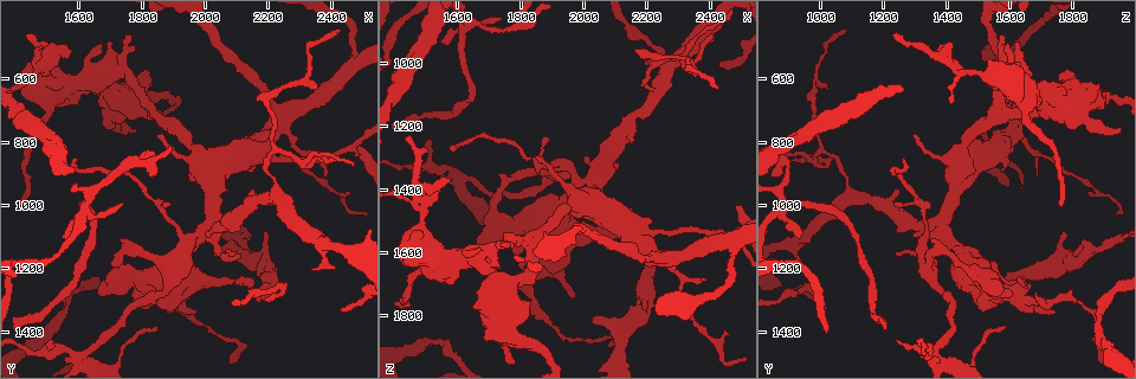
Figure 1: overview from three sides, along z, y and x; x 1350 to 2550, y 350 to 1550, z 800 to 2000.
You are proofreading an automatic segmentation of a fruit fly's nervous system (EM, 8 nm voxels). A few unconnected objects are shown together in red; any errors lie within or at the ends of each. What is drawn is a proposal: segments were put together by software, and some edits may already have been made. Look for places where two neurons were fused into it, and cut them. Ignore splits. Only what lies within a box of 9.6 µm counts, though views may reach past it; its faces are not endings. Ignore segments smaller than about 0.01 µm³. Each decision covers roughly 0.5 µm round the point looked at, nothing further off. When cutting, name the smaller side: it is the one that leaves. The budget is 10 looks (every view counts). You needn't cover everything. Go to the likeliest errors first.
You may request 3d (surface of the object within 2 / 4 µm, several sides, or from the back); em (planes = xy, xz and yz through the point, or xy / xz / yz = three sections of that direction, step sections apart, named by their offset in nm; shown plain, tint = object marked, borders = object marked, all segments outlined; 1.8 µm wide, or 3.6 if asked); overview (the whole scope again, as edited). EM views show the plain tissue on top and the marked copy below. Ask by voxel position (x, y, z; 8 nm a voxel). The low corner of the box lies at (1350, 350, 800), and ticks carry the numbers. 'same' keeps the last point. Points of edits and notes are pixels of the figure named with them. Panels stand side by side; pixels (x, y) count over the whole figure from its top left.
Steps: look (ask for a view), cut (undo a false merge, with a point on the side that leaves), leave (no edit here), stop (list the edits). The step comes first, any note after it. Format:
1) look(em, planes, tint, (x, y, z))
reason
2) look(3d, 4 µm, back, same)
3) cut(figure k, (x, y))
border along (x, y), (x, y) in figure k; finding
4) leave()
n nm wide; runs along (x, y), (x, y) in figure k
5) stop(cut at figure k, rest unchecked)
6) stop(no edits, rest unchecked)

look(em, planes, tint, (1620, 1000, 890))
four arms meet

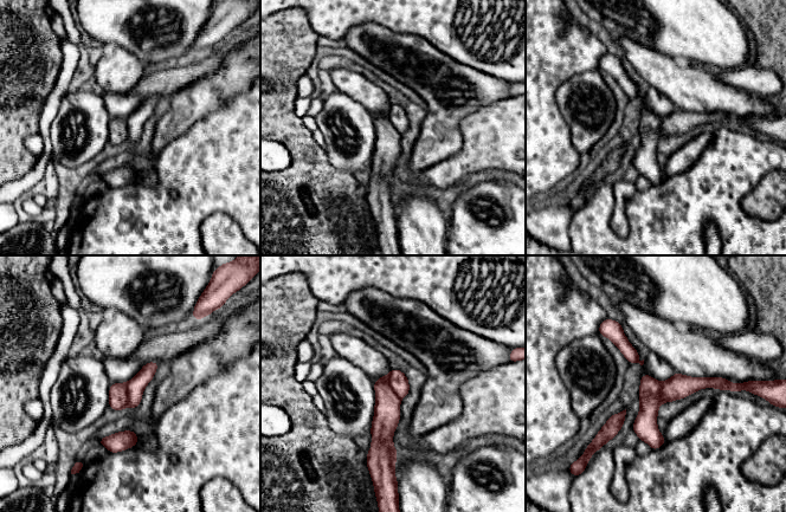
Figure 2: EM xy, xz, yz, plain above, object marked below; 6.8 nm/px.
cut(figure 2, (386, 417))
160 nm wide; border along (388, 374), (388, 384), (401, 397) in figure 2; two neurons meet here

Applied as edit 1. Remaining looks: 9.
look(overview)

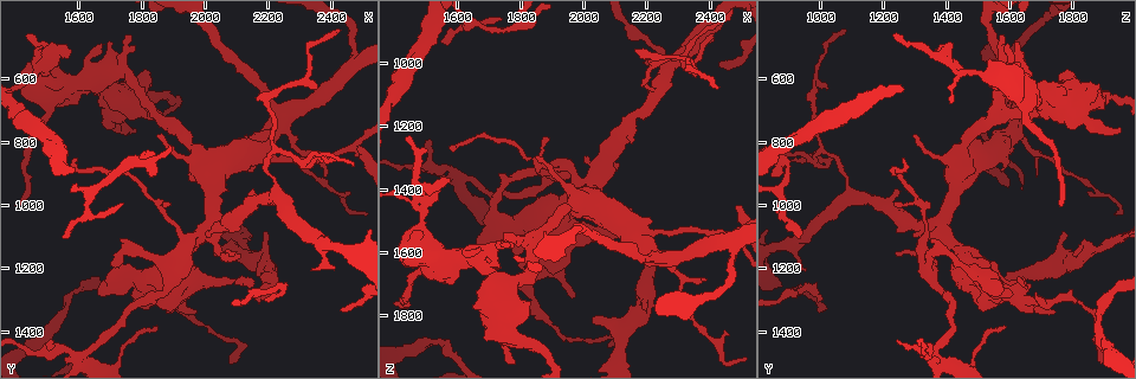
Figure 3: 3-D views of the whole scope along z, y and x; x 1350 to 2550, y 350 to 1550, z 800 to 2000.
look(em, 3.6 µm, yz, step 8, tint, (1480, 590, 1530))
thin arm on a thick one

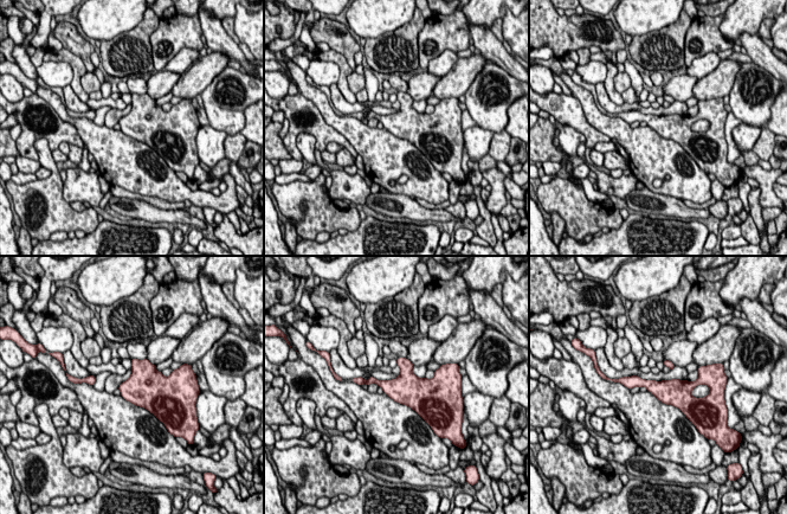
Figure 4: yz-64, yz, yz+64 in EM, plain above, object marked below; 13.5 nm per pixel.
look(em, 3.6 µm, planes, borders, same)

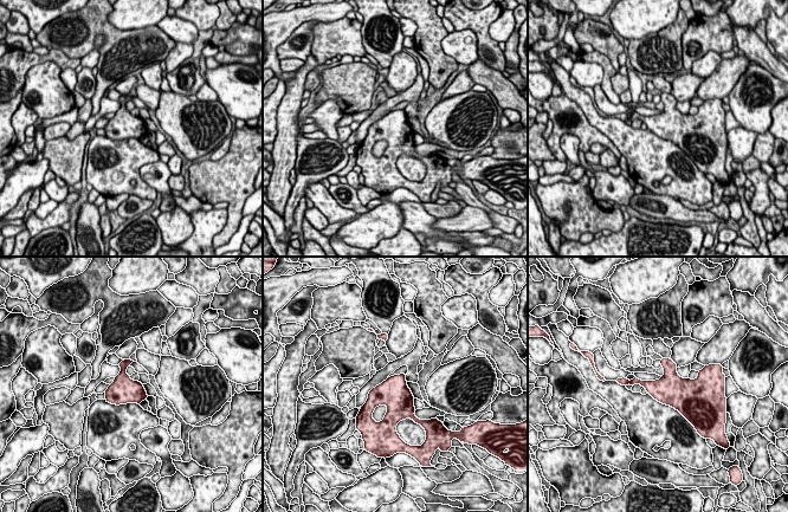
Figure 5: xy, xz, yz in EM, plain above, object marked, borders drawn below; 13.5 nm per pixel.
leave()
one neuron here

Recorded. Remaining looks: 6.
look(3d, 4 µm, (1630, 1460, 1360))
thick turns thin

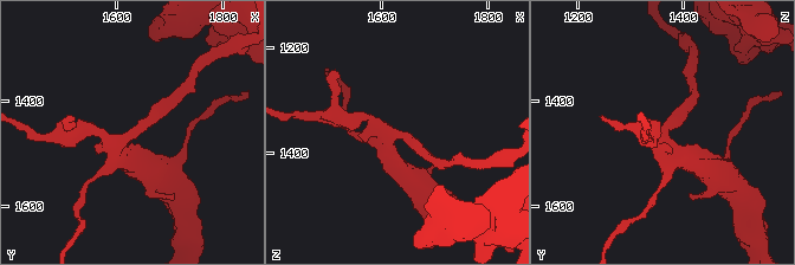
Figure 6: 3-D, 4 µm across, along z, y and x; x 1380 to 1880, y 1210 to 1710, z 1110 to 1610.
look(em, planes, tint, (1625, 1465, 1365))

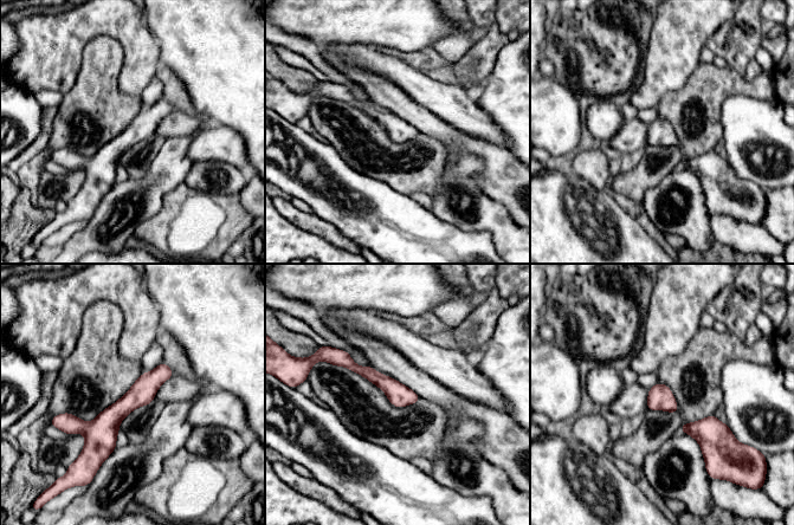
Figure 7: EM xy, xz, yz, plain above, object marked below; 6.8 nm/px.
leave()
160 nm wide; runs along (169, 373), (103, 426), (66, 421) in figure 7; all the same neuron

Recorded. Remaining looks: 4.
look(3d, 4 µm, (1920, 1160, 1470))
branch point

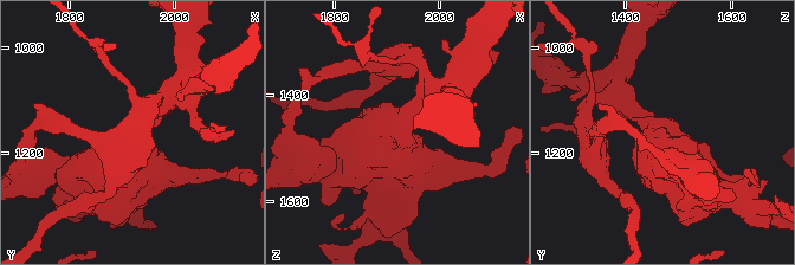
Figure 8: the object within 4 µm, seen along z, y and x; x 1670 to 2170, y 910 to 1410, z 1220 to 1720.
look(em, 3.6 µm, xy, step 8, tint, (1915, 1170, 1465))
3 arms; arms of 260, 440, 600 nm; now the EM

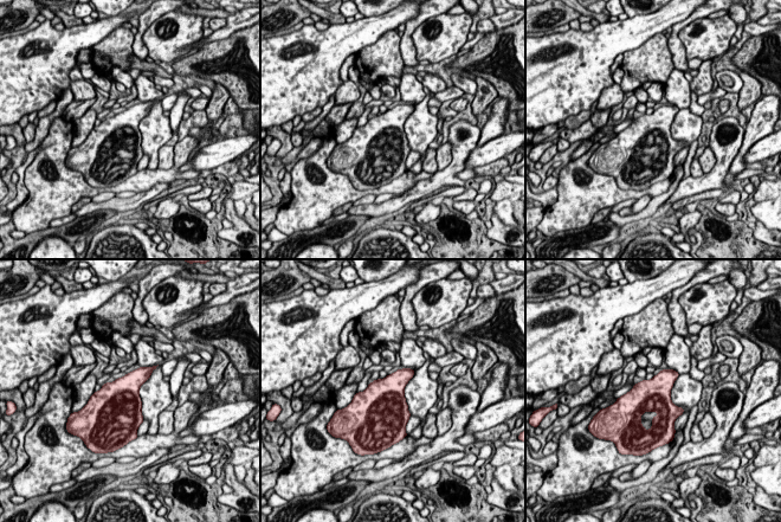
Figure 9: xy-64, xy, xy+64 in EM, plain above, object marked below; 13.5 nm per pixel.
look(em, 3.6 µm, planes, tint, same)

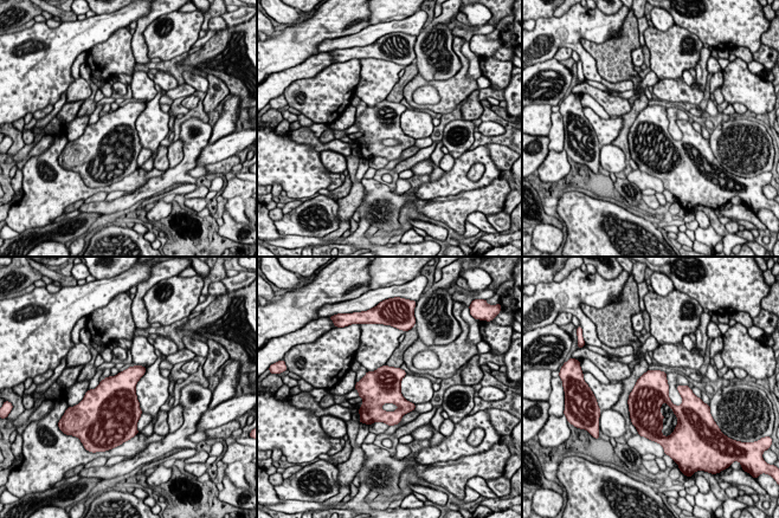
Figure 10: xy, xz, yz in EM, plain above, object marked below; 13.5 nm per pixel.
leave()
all the same neuron

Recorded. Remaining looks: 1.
stop(cut at figure 2, rest unchecked)

